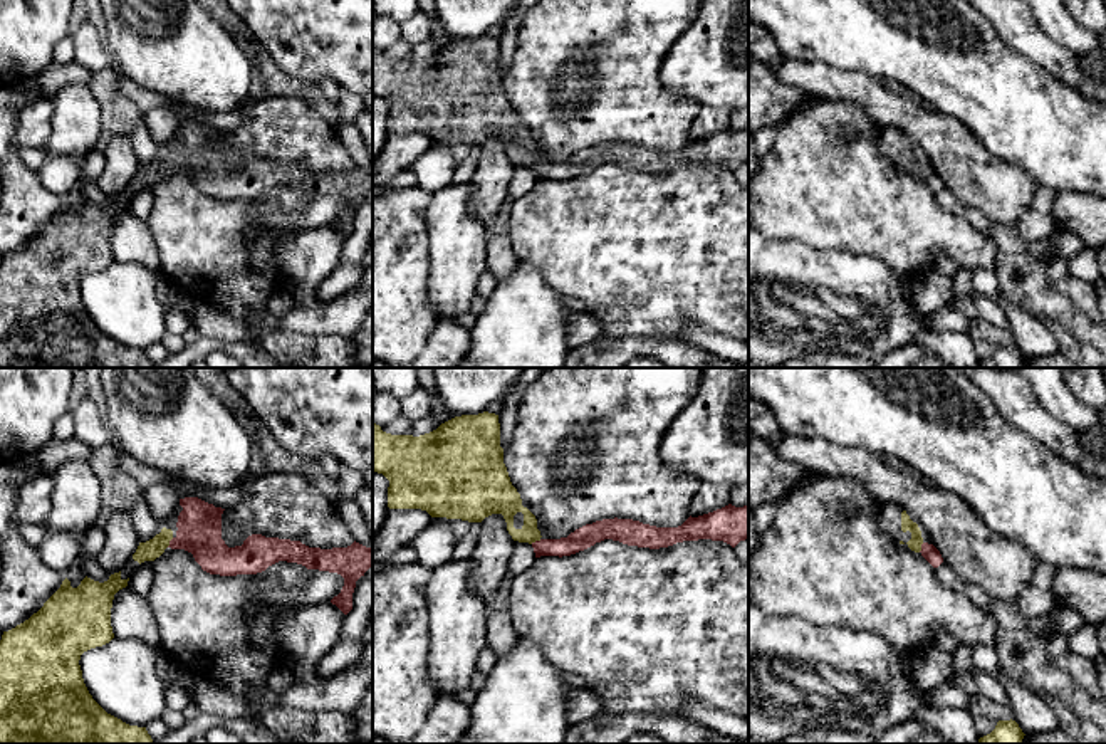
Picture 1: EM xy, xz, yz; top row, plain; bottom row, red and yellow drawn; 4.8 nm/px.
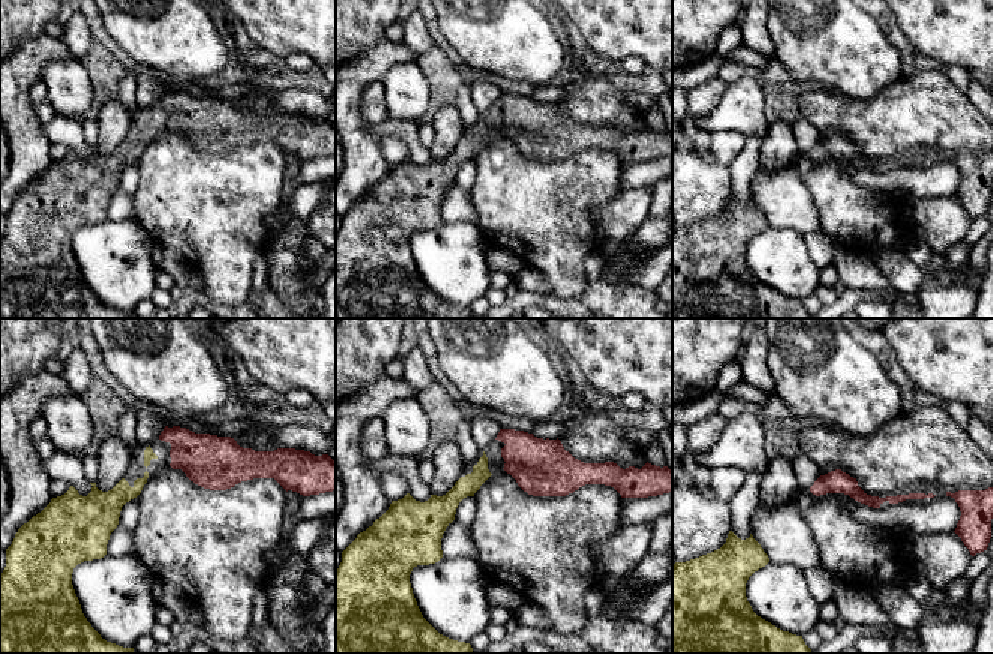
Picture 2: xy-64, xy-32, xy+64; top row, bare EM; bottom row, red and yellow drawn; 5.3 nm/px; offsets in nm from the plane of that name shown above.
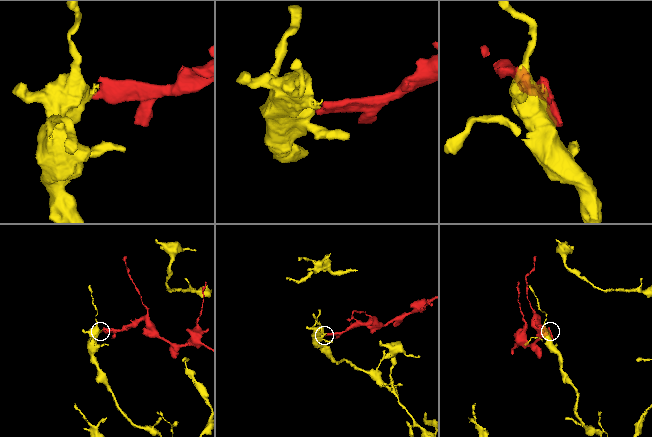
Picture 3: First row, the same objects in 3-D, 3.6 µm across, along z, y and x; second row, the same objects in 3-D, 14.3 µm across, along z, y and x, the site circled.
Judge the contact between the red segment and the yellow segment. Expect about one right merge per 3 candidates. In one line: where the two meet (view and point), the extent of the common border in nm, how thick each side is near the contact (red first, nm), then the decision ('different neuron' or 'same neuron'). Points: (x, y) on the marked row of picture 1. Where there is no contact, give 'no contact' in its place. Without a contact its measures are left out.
meets red in xy at (170, 543); contact 60 nm long; 220 nm thick on the red side, 100 nm on the other; same neuron

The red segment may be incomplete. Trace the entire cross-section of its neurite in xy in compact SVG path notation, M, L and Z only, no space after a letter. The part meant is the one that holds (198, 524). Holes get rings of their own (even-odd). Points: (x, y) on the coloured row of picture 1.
M198 497L180 499L180 506L183 511L176 522L178 531L163 527L153 539L139 542L133 554L134 561L139 564L154 561L166 548L171 548L191 553L203 571L220 576L257 574L279 561L337 573L344 578L344 586L331 603L344 615L352 610L356 581L373 566L373 548L356 541L347 548L321 549L300 541L252 534L242 546L228 548L222 539L225 509Z

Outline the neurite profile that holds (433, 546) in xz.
M430 522L411 542L418 564L435 569L453 556L456 537L443 522Z

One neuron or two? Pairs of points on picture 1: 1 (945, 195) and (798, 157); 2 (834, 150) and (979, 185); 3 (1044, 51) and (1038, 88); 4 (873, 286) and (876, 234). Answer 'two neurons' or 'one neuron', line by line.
1: two neurons
2: two neurons
3: two neurons
4: two neurons

